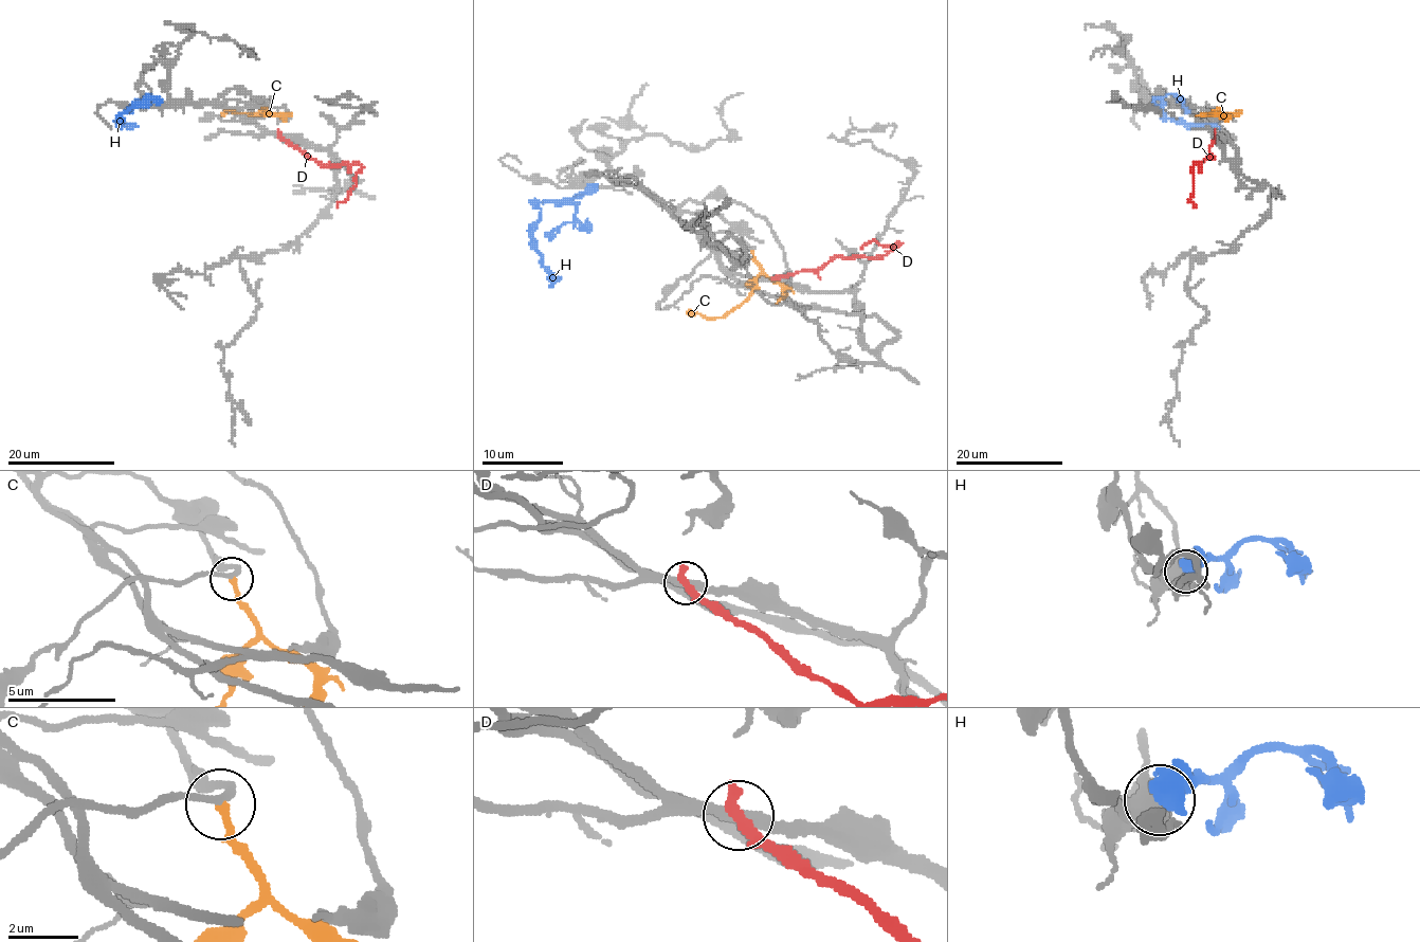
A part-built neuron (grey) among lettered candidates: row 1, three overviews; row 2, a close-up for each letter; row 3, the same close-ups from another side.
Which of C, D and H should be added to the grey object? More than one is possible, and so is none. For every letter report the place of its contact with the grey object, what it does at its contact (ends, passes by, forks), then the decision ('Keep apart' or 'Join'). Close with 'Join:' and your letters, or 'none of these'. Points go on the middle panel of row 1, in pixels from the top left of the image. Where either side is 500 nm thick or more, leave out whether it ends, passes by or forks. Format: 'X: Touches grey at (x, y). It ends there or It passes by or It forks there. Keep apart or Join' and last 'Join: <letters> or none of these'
C: Touches grey at (751, 251). It ends there. Keep apart
D: Touches grey at (774, 278). It ends there. Keep apart
H: Touches grey at (592, 185). Keep apart
Join: none of these

